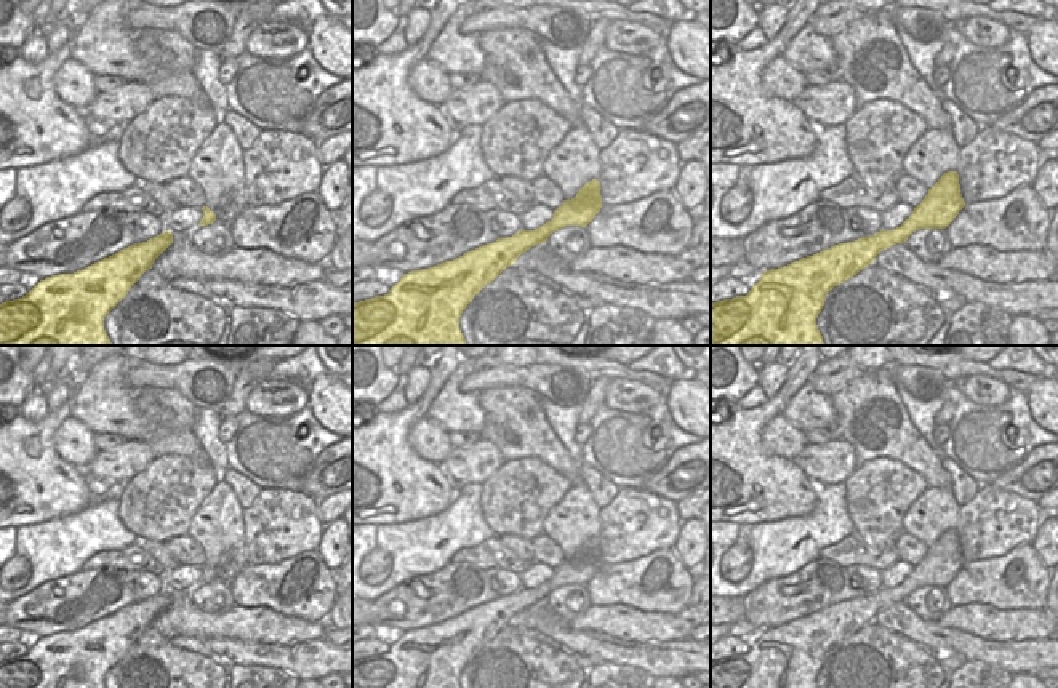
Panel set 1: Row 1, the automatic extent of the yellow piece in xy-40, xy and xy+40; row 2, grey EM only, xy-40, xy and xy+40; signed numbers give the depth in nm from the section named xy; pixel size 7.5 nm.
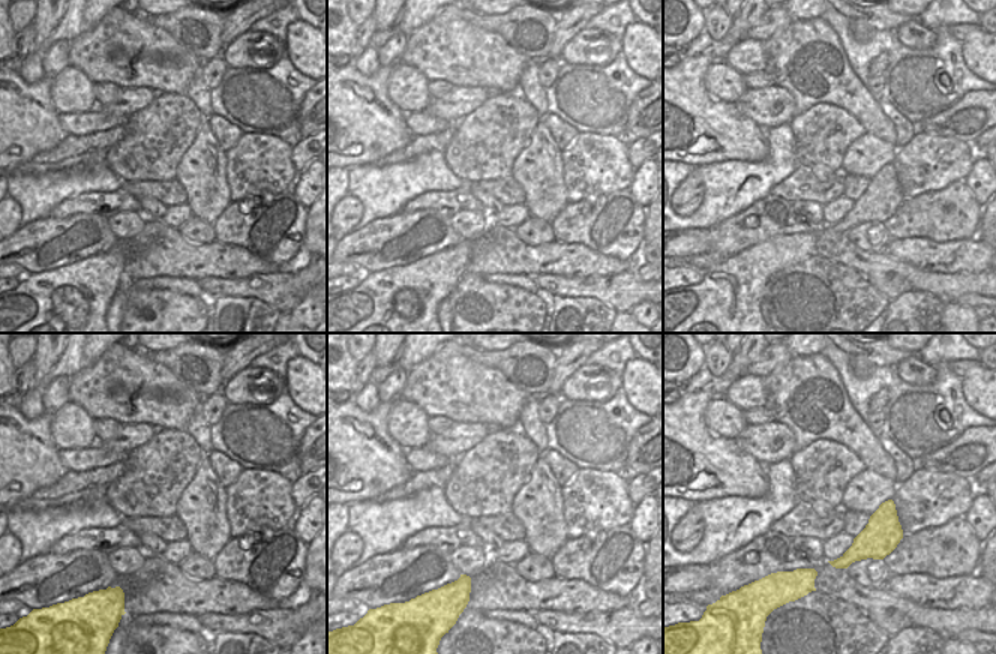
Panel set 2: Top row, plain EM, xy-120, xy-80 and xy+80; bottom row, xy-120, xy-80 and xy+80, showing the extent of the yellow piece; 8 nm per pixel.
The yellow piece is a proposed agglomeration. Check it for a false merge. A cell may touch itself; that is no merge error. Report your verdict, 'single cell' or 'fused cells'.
fused cells

